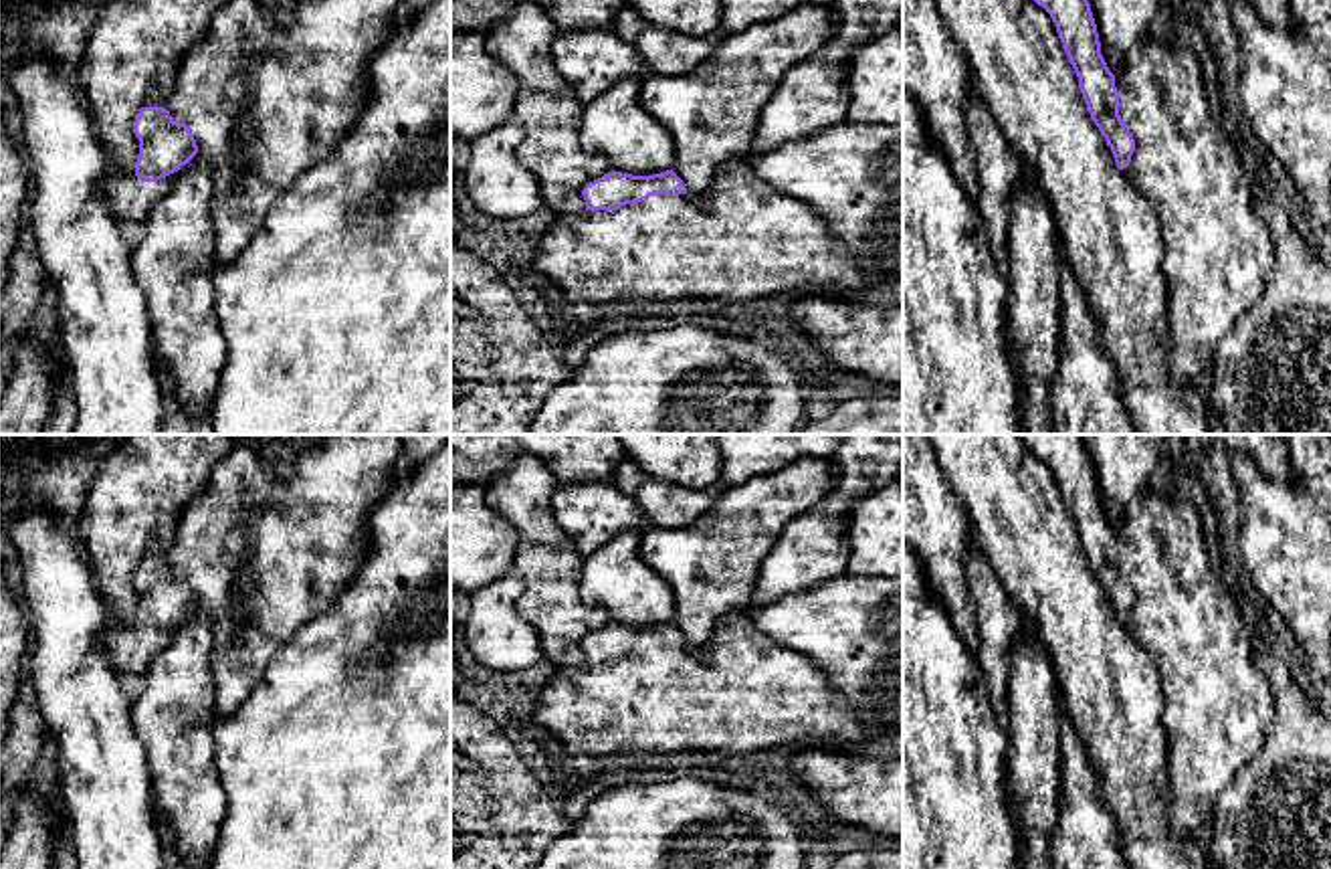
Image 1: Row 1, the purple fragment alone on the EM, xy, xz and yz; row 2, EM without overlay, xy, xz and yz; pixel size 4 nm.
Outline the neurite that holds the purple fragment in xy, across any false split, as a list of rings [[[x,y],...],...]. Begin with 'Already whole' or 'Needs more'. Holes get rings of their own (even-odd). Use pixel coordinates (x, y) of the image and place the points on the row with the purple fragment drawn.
Needs more. [[[230,0],[226,6],[218,8],[210,20],[206,36],[192,46],[178,63],[178,73],[170,91],[156,91],[145,105],[139,109],[133,121],[133,133],[139,139],[139,156],[131,170],[117,170],[111,162],[105,166],[101,178],[101,194],[111,216],[119,222],[143,222],[153,208],[153,204],[164,198],[174,182],[174,178],[186,168],[186,164],[198,156],[202,158],[214,178],[214,194],[210,202],[210,218],[214,224],[214,253],[212,261],[216,269],[236,259],[240,251],[248,245],[254,232],[261,228],[273,202],[293,184],[293,180],[329,156],[335,143],[353,127],[357,115],[364,111],[366,101],[366,81],[372,57],[390,42],[390,38],[408,26],[410,20],[398,14],[402,0],[299,0],[287,10],[275,14],[263,8],[261,0]]]

